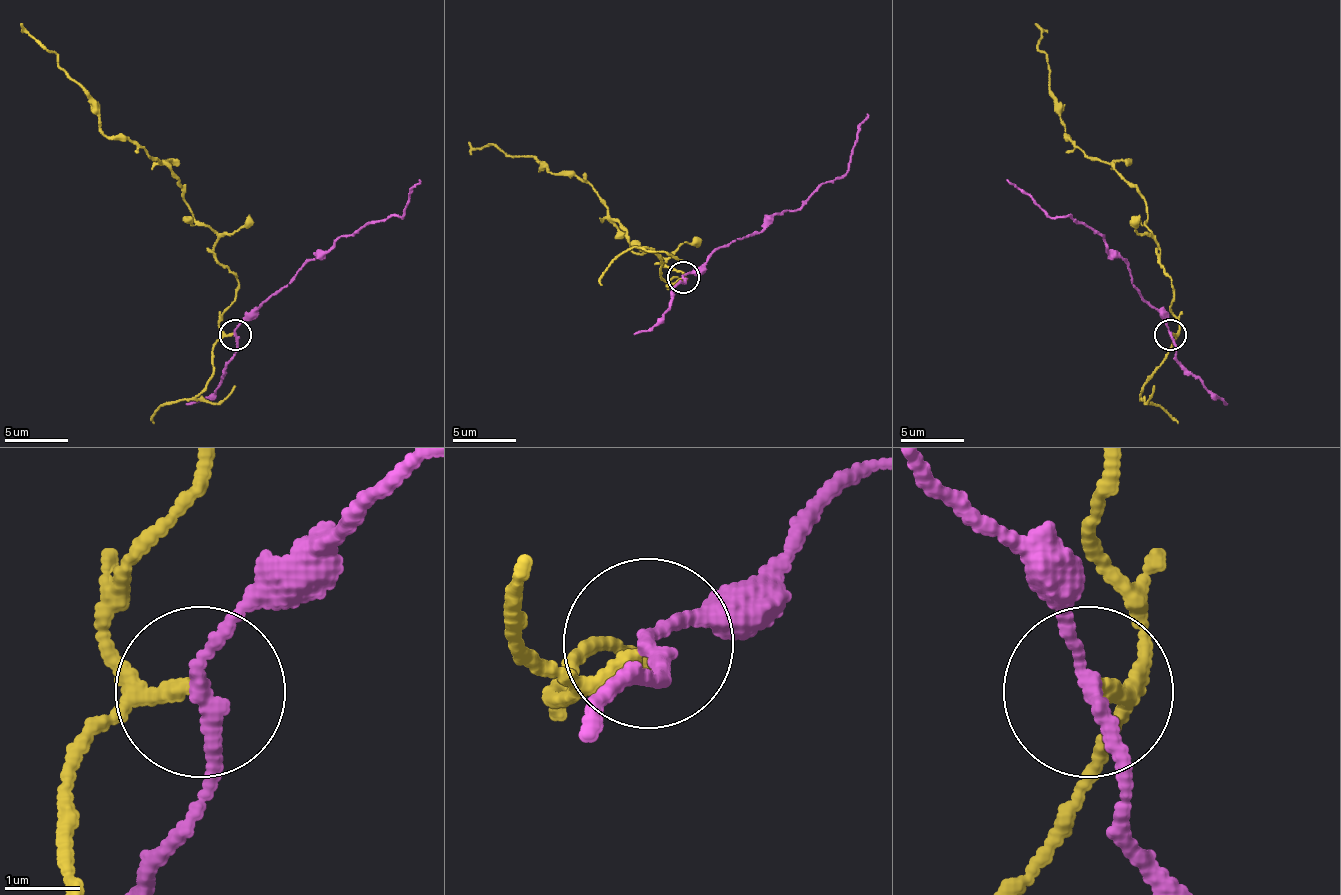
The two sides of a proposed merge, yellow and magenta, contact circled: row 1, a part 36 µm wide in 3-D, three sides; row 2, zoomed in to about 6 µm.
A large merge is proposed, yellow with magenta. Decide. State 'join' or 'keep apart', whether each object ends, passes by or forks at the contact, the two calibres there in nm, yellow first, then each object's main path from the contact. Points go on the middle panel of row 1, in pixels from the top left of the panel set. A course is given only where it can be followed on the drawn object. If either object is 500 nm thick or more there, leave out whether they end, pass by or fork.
keep apart; yellow passes by; magenta passes by; calibres 160 and 190 nm; course yellow (682, 277), (669, 287), (672, 277), (685, 277), (653, 252), (634, 252), (587, 182), (533, 157), (469, 141); course magenta (682, 277), (717, 249), (752, 236), (777, 214), (803, 204), (825, 182), (834, 182), (866, 112)

